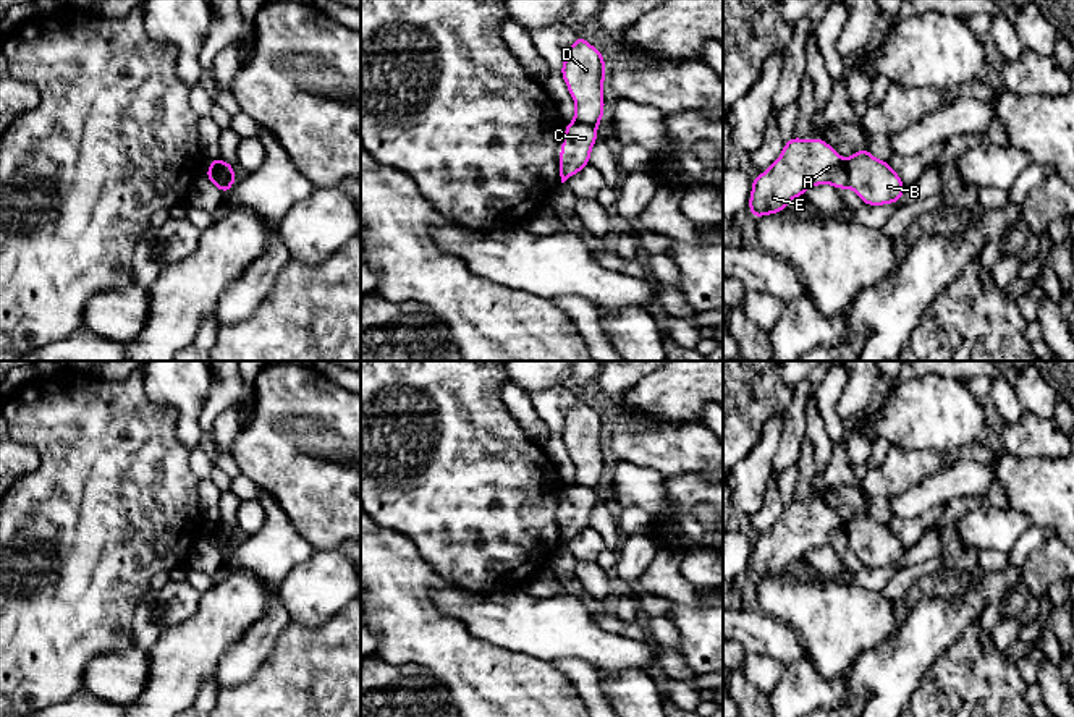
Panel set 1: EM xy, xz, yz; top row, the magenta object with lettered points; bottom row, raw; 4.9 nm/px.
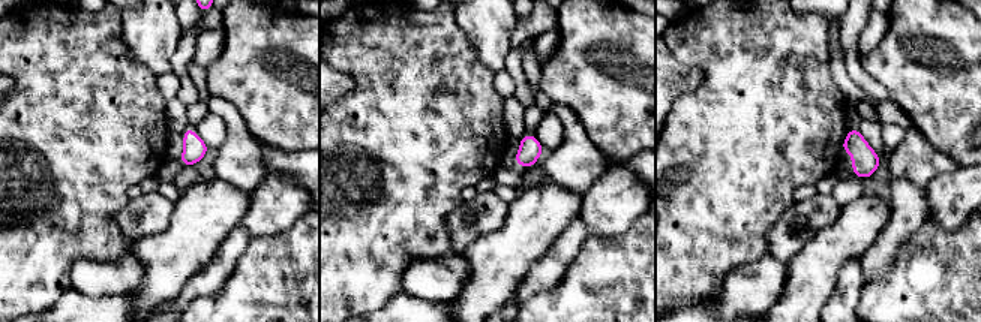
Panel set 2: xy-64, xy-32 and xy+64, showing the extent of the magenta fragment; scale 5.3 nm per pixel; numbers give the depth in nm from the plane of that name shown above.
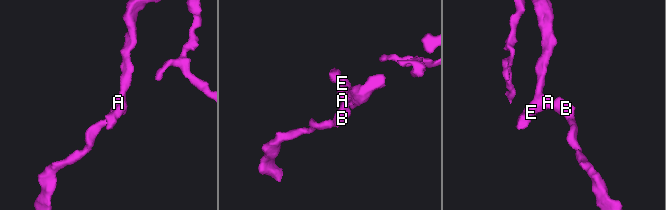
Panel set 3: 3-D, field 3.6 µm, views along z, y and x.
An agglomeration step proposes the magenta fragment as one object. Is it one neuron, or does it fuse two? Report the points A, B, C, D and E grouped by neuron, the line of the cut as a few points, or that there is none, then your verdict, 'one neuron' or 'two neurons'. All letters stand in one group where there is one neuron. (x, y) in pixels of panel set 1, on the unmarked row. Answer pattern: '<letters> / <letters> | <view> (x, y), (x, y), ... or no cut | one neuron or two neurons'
A D E / B C | xy (220, 521), (220, 536), (233, 544) | two neurons

